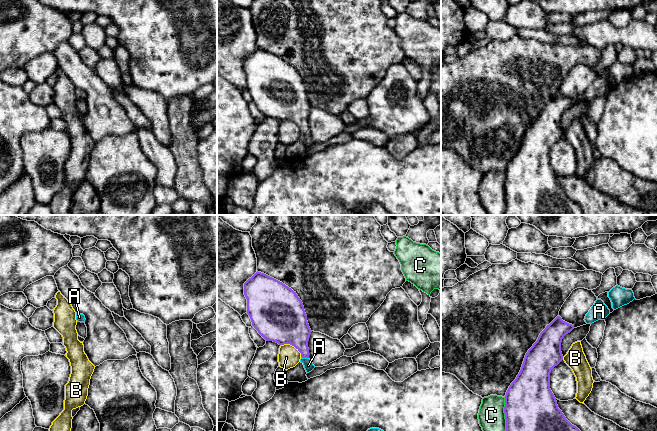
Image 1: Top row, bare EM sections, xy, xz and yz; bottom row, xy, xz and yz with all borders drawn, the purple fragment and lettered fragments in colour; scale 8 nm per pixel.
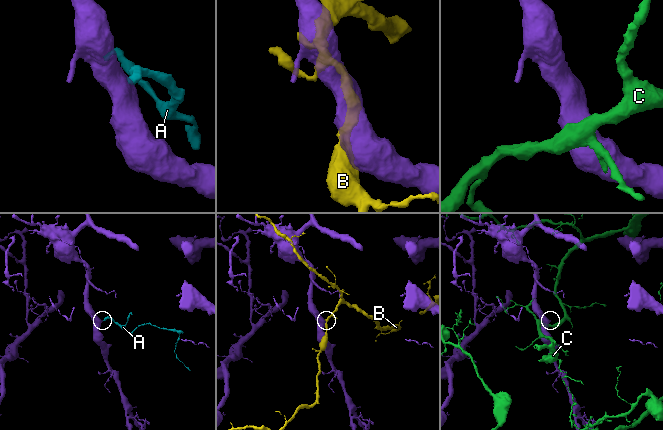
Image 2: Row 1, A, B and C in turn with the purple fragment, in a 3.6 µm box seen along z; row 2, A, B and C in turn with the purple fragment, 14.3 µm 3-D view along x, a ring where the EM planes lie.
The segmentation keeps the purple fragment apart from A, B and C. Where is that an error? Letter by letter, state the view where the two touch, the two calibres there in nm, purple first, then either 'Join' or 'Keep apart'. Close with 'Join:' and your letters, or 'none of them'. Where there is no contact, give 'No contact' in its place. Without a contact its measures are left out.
A: Touches purple in xz. Thickness 240 nm (purple) against 80 nm. Join
B: Touches purple in xz. Thickness 400 nm (purple) against 170 nm. Keep apart
C: Touches purple in yz. Thickness 400 nm (purple) against 220 nm. Keep apart
Join: A

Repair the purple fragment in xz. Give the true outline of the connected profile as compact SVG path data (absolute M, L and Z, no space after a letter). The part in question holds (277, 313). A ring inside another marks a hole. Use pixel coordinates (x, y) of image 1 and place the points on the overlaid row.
M256 272L244 283L247 314L252 326L266 340L290 344L300 353L307 373L315 366L309 359L311 329L304 306L296 292L282 282Z

